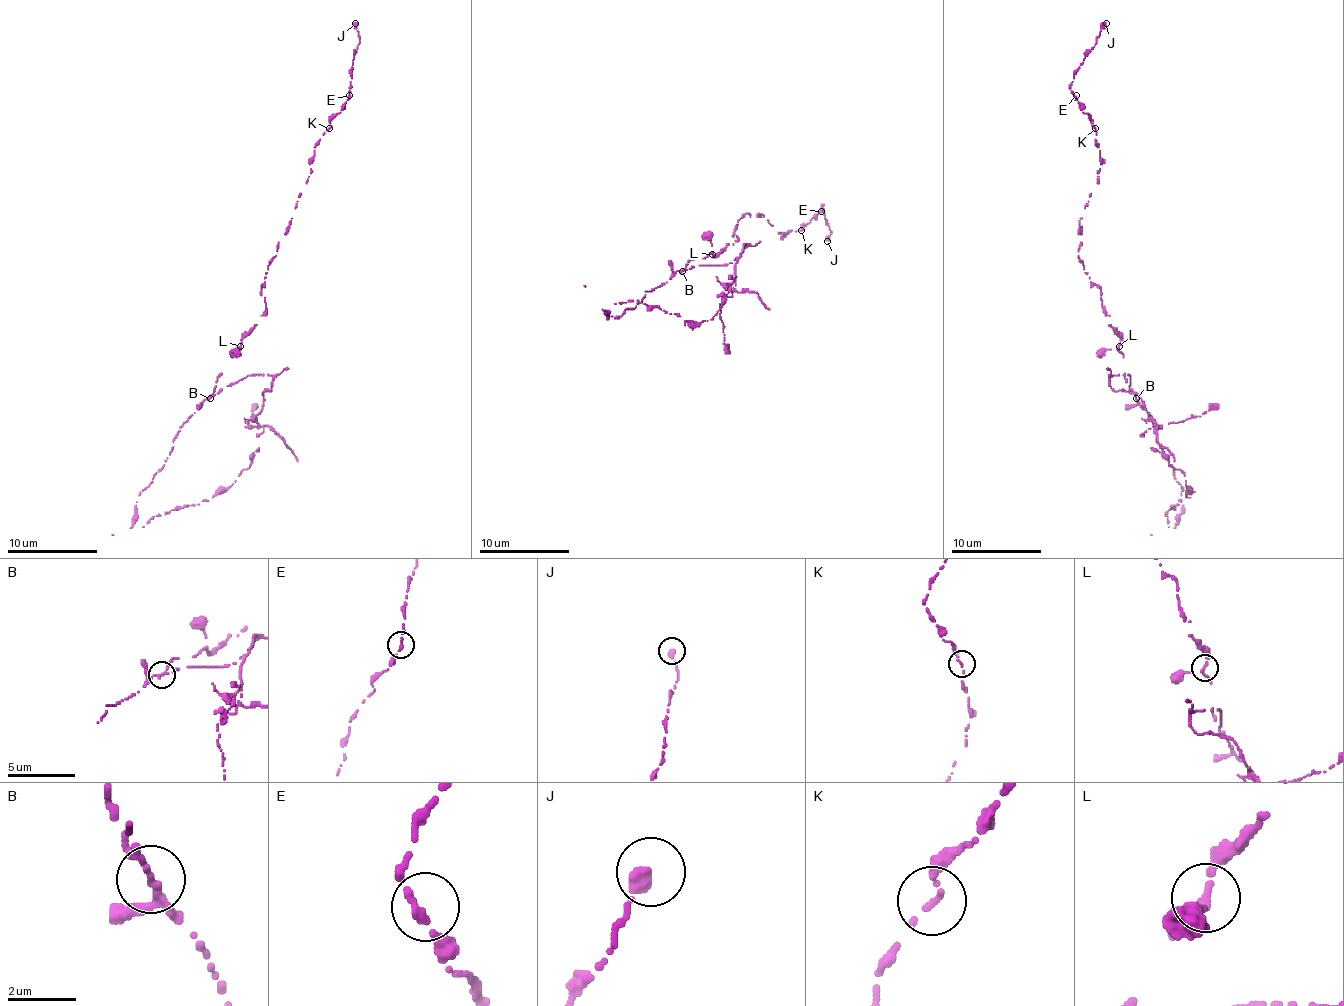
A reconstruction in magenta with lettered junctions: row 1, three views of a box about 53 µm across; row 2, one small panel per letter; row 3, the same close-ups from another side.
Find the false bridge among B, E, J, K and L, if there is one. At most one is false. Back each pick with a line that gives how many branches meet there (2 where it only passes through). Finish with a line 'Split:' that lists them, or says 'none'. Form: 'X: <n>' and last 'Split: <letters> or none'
B: 3
Split: B

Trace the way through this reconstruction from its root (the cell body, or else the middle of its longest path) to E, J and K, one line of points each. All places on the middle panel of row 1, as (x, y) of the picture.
E: (710, 254), (737, 238), (732, 236), (737, 220), (746, 214), (762, 214), (782, 236), (821, 211)
J: (710, 254), (737, 238), (746, 214), (762, 214), (782, 236), (823, 204), (827, 241)
K: (710, 254), (717, 254), (737, 238), (732, 236), (737, 220), (746, 214), (762, 214), (782, 236), (800, 229)

